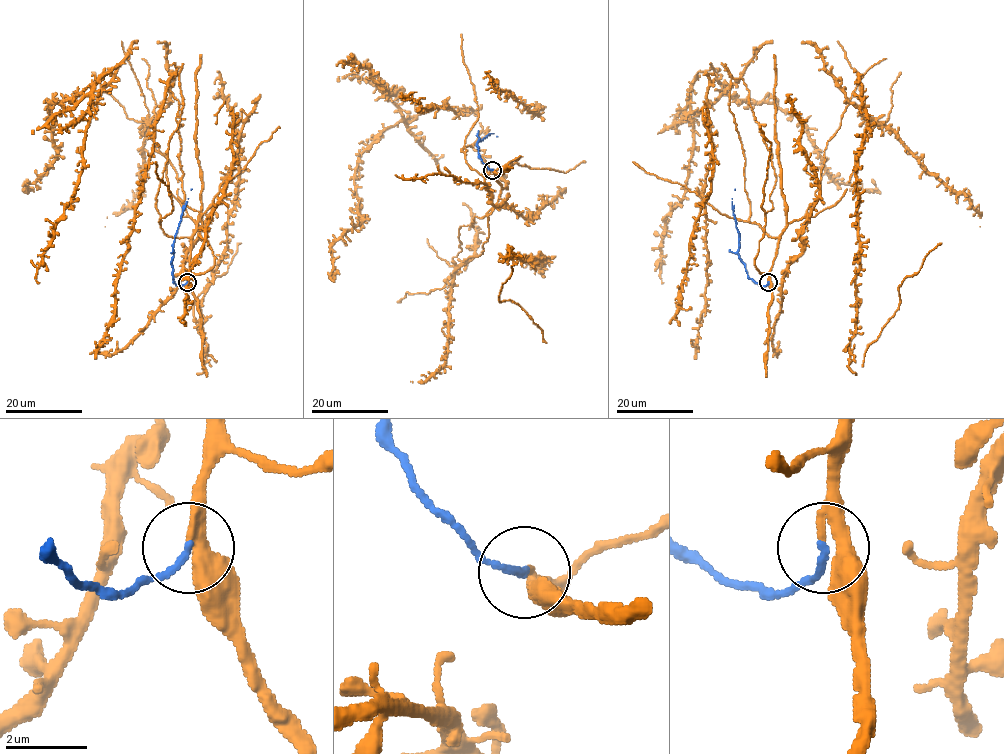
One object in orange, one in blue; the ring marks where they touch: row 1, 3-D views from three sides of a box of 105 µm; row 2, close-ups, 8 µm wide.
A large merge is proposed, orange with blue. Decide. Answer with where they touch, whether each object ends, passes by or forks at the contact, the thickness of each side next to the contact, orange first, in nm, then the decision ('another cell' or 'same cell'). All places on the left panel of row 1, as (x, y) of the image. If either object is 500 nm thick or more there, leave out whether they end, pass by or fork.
at (187, 282); orange passes by; blue ends there; 200 nm thick on the orange side, 180 nm on the other; same cell

